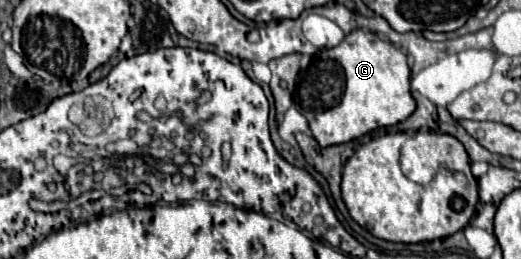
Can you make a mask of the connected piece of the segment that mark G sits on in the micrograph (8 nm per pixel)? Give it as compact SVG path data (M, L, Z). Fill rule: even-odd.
M356 29L348 33L338 47L318 51L312 57L310 65L298 75L294 99L300 105L300 113L308 119L312 135L320 143L320 147L348 143L378 127L396 125L414 113L416 101L410 93L410 75L412 73L408 67L408 59L400 49L396 49L390 41L382 41L370 31Z

